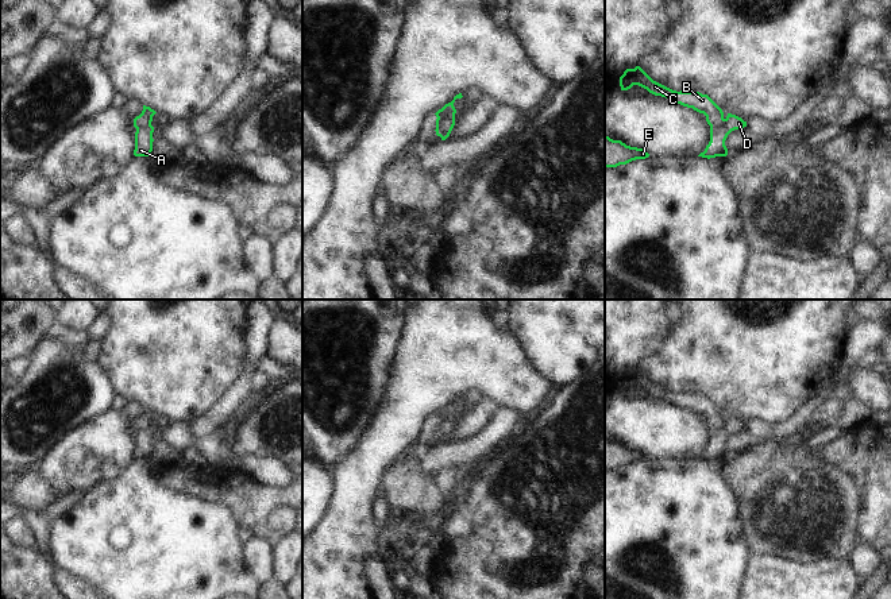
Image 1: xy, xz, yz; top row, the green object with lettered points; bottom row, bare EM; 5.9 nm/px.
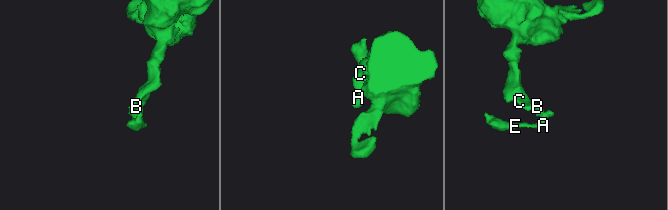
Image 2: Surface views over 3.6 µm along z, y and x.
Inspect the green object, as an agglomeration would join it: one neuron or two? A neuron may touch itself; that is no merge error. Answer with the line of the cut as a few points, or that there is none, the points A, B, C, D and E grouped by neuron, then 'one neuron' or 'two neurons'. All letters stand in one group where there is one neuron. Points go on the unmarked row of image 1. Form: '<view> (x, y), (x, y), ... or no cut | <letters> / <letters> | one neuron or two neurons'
yz (725, 421), (721, 426), (710, 429) | A D E / B C | two neurons

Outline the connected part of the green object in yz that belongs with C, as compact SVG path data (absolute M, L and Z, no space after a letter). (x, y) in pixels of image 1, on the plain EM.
M640 368L626 371L620 379L621 393L628 393L633 387L639 387L655 398L666 399L676 406L703 416L710 429L720 429L725 424L722 411L707 397L672 393L653 383Z

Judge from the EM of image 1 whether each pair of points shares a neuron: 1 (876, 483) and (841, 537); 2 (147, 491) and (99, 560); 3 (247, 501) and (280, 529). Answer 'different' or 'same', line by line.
1: different
2: same
3: different

